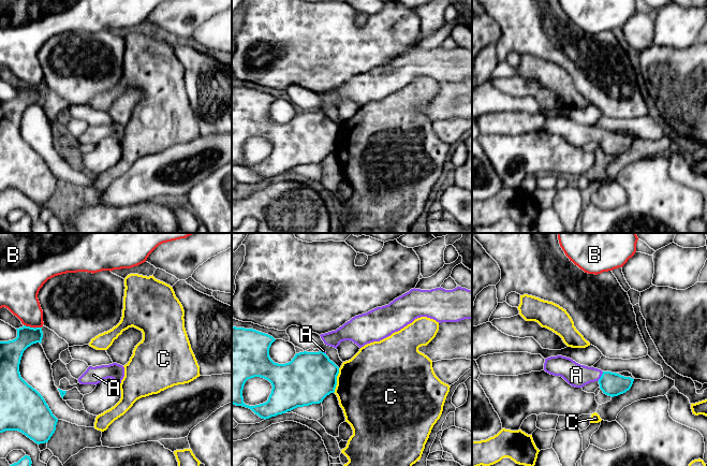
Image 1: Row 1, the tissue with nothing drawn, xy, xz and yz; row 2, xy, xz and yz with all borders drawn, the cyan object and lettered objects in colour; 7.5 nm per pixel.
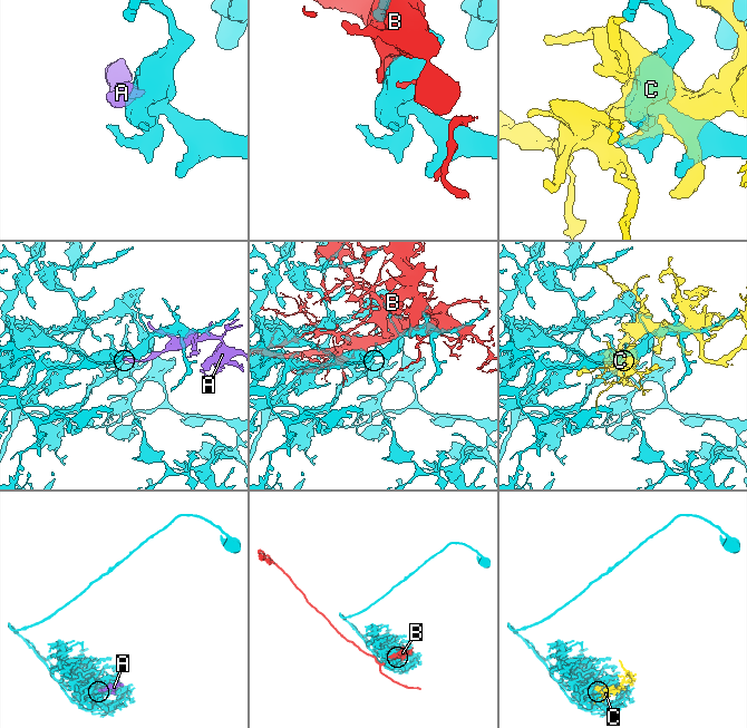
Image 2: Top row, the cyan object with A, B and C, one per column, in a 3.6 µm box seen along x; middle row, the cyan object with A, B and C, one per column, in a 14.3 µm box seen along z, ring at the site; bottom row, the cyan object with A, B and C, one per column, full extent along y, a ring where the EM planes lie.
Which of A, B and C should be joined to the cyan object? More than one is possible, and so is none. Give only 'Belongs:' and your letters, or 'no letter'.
Belongs: A

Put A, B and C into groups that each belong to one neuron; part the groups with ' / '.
A / B / C

